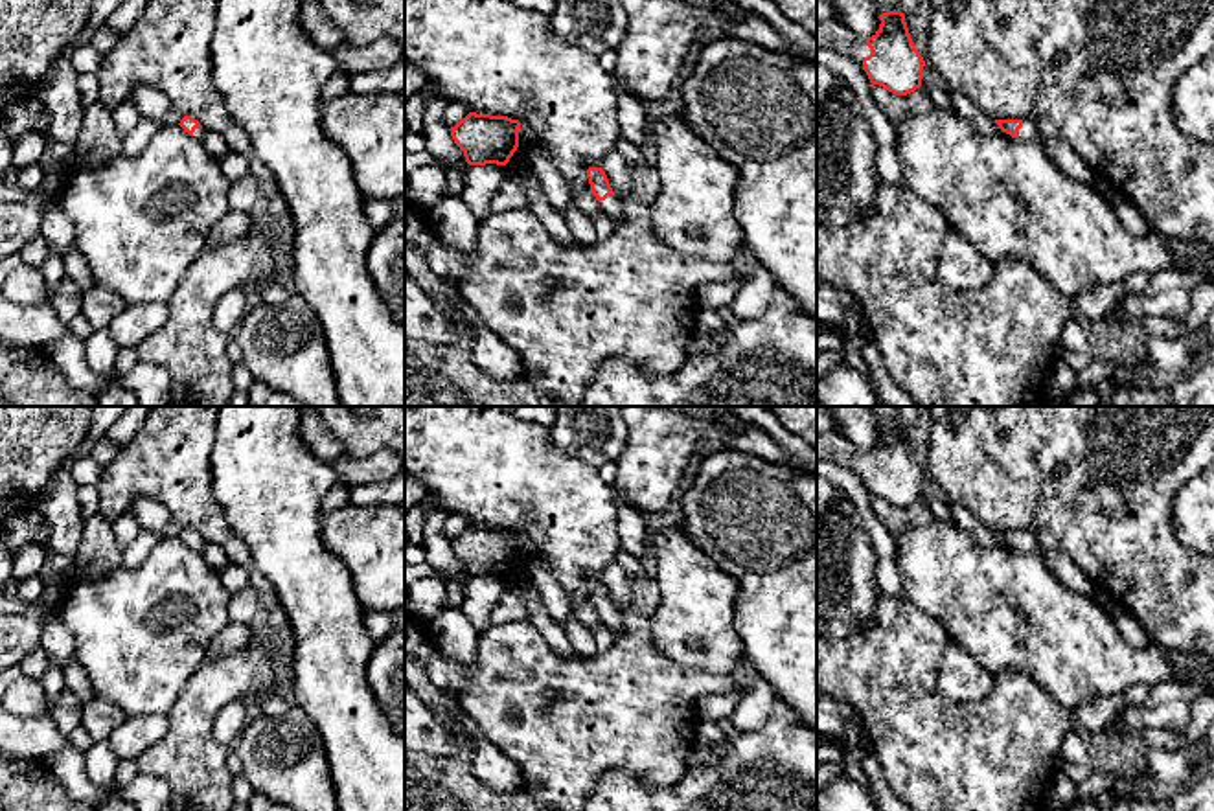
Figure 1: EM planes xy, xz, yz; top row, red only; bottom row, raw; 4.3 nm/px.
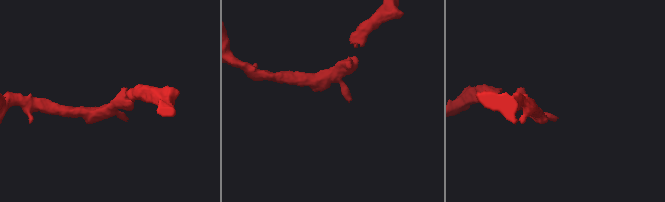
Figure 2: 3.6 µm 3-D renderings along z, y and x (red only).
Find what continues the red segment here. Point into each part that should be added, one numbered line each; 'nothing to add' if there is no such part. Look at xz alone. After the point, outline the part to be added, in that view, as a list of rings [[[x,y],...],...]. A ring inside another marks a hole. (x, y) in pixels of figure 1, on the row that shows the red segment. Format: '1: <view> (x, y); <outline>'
1: xz (611, 206); [[[616,195],[607,197],[600,202],[601,211],[613,221],[613,226],[616,226],[622,219],[622,204]]]

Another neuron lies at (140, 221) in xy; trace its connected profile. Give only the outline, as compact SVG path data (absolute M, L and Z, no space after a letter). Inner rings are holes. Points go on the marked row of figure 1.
M166 125L138 156L120 153L103 166L72 167L59 197L59 208L75 226L75 248L86 259L97 287L118 294L125 305L167 303L189 265L208 246L212 226L230 211L228 189L230 180L202 142L180 125Z

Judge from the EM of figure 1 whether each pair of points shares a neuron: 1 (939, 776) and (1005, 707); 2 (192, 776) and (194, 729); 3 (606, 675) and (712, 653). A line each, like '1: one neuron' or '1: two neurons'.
1: one neuron
2: one neuron
3: two neurons

